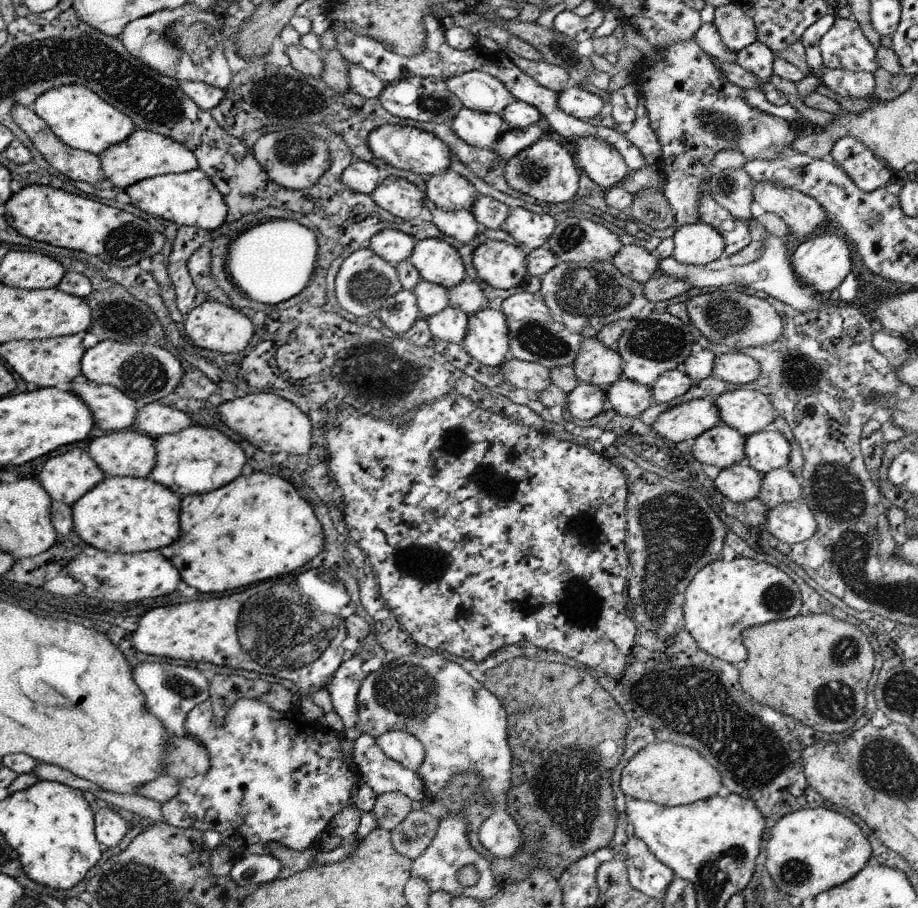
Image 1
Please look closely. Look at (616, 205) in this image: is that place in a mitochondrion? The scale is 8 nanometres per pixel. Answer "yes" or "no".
no

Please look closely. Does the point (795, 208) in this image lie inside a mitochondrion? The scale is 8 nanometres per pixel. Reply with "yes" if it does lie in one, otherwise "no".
yes

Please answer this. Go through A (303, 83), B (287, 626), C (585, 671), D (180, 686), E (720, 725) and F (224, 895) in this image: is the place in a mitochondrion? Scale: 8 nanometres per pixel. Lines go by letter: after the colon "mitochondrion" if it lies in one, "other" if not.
A: mitochondrion
B: mitochondrion
C: other
D: mitochondrion
E: mitochondrion
F: other

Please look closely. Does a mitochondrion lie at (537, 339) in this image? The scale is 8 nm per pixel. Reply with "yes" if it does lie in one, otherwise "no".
yes

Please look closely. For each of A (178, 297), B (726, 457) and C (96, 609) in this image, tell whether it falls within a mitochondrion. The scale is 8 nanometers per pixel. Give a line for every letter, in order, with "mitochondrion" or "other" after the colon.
A: other
B: other
C: other

